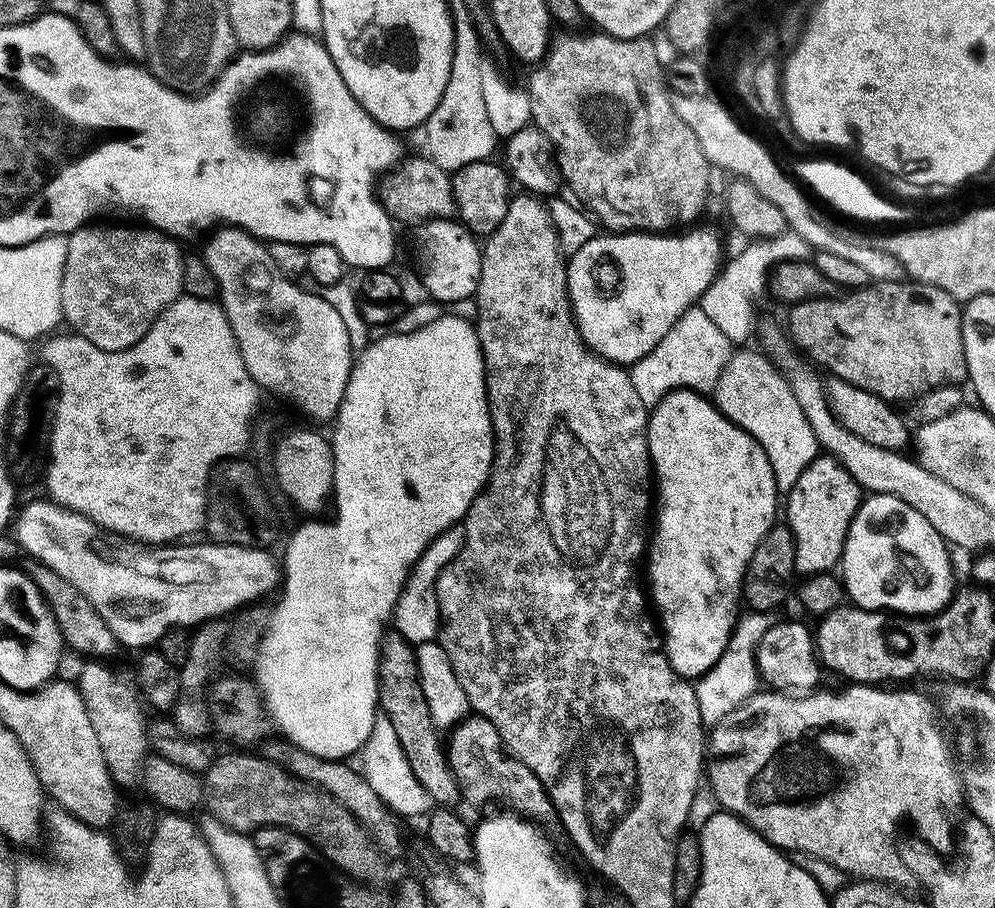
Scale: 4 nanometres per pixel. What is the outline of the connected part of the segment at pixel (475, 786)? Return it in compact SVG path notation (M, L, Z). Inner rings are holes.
M469 714L451 729L450 735L452 741L449 739L446 744L448 763L452 765L452 773L460 783L460 791L465 801L468 799L472 804L478 803L480 787L483 786L484 780L488 780L489 786L496 788L497 794L504 799L504 804L508 807L505 809L533 822L557 819L556 808L548 797L544 784L522 761L508 755L500 742L498 730L494 730L494 722L490 722L485 716ZM472 744L476 744L473 752Z

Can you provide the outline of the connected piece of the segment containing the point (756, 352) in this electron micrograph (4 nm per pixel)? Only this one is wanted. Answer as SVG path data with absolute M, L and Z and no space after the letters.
M748 348L733 351L726 366L723 367L722 374L719 375L716 388L712 392L712 400L716 408L728 420L746 430L766 450L771 468L775 472L777 491L786 494L793 488L806 466L819 456L820 447L810 427L810 422L806 420L794 392L790 390L787 377L765 356L763 351L756 348L754 350L744 349Z

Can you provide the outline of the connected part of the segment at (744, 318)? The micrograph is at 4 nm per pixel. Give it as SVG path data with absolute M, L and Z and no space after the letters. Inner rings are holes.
M786 232L781 238L753 239L732 260L725 261L723 268L717 273L715 281L703 292L698 307L706 314L706 318L721 330L722 334L733 344L744 344L755 333L756 300L766 292L770 271L786 260L807 259L810 247L798 235Z

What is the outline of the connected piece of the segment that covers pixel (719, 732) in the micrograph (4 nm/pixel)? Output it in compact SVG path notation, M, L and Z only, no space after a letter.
M853 683L851 686L844 686L841 692L822 692L823 690L809 691L807 694L793 694L791 691L775 691L775 690L760 690L757 691L756 695L748 699L744 704L739 704L733 712L726 714L726 718L722 718L714 727L711 729L710 735L706 740L706 784L712 787L712 792L716 795L716 800L721 809L725 812L733 812L735 816L745 820L746 823L753 828L754 831L760 833L761 836L767 838L769 842L775 848L779 848L788 854L803 854L806 856L813 856L814 858L822 858L822 862L830 862L838 871L847 874L852 878L859 878L861 880L874 880L877 882L883 882L889 886L900 886L900 883L910 875L910 869L902 855L901 845L896 845L896 835L900 832L900 823L903 822L904 816L909 816L910 819L916 823L916 828L920 831L920 836L929 844L932 848L949 848L954 842L954 828L952 832L952 815L959 810L960 804L965 803L966 800L966 785L962 779L961 773L958 771L958 760L954 755L953 749L950 747L950 740L944 737L944 732L940 729L940 720L936 717L936 704L927 696L924 692L911 692L911 687L904 686L901 692L887 692L887 687L884 686L869 686L867 684Z

